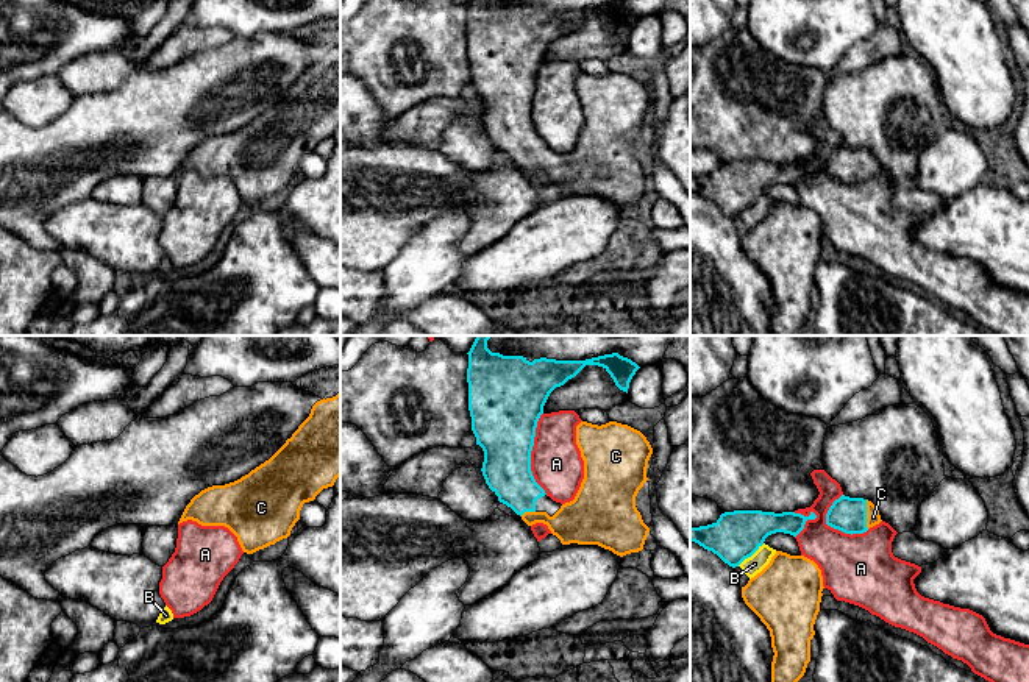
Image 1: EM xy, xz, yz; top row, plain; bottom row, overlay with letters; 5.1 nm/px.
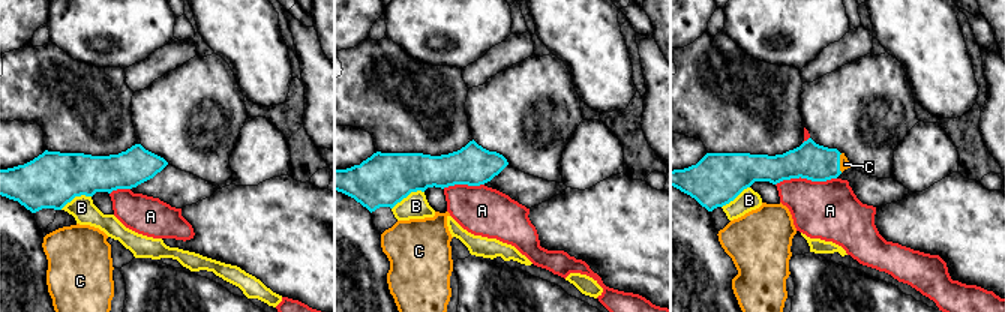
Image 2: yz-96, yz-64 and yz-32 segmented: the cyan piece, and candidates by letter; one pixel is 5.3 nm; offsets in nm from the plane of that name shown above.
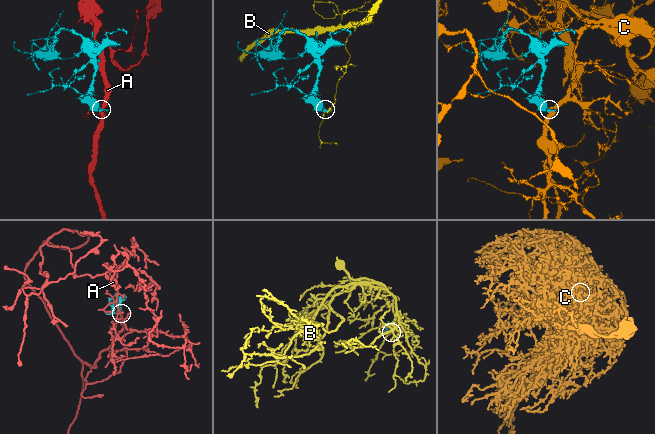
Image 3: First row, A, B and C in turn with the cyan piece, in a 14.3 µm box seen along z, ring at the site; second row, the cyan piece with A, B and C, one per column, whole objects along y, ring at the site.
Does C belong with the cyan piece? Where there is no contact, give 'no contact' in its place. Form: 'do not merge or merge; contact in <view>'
merge; contact in yz

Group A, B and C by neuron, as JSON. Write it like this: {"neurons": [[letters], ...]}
{"neurons": [["A"], ["B"], ["C"]]}

